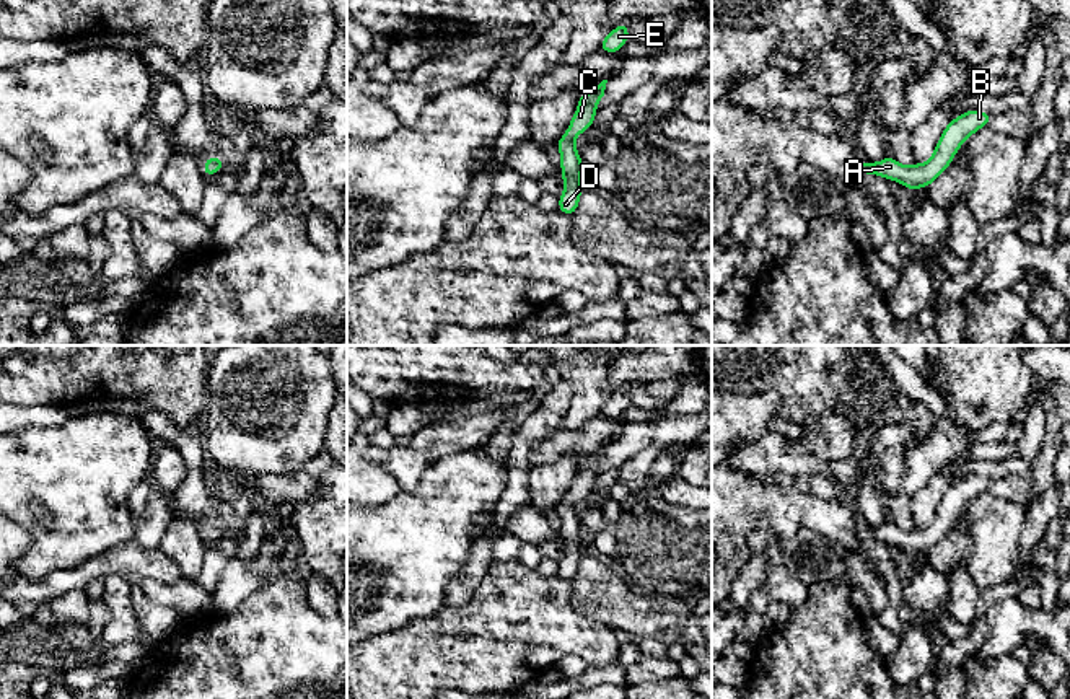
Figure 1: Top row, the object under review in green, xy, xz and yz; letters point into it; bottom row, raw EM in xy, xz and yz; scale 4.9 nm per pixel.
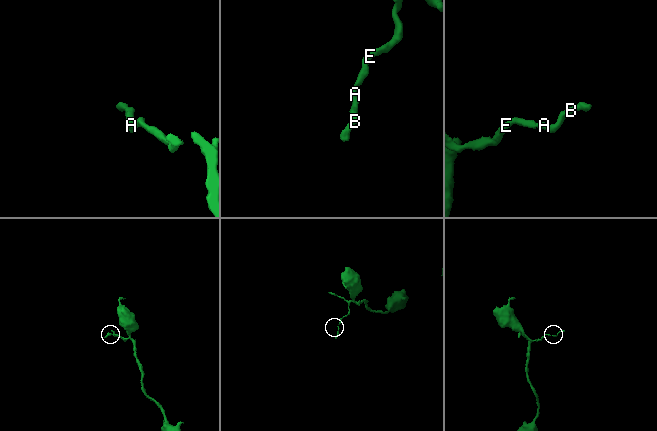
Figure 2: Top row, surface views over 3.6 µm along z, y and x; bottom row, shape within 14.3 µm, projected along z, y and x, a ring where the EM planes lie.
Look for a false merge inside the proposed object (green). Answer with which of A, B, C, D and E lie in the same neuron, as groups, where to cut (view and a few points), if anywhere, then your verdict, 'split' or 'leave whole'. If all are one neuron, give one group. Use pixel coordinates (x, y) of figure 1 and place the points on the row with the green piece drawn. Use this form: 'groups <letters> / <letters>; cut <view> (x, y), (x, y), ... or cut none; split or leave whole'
groups A B C D E; cut none; leave whole

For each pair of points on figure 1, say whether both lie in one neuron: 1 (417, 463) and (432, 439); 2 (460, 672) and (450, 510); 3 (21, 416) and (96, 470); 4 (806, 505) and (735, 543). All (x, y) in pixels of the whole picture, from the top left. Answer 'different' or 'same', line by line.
1: different
2: different
3: different
4: same

